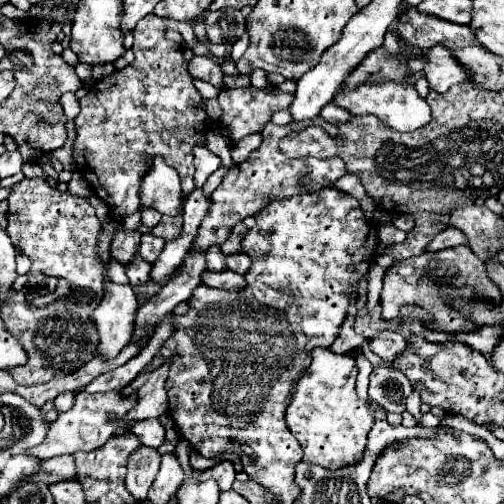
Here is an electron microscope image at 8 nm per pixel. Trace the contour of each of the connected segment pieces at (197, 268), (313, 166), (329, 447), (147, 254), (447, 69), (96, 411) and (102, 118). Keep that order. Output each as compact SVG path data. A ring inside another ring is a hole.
M187 255L181 271L175 273L165 287L145 301L135 317L135 331L131 341L139 343L141 349L149 343L149 339L155 333L155 327L161 323L161 319L171 313L179 303L187 301L197 285L201 285L201 273L205 271L205 255Z
M321 117L291 123L285 127L279 127L275 123L267 123L263 133L261 133L263 143L259 145L259 149L251 151L249 159L243 161L241 165L235 165L233 169L229 169L227 175L223 177L223 183L211 193L211 207L201 221L199 235L197 235L195 245L193 245L193 253L205 253L211 245L221 245L229 237L229 233L231 233L229 229L235 223L243 221L249 215L257 215L263 207L267 207L269 199L315 193L315 191L321 191L325 187L331 187L339 177L345 175L345 163L341 159L335 159L335 157L333 159L315 159L315 157L287 159L285 155L281 155L281 151L279 151L281 137L285 137L287 133L291 133L295 129L305 129L307 125L319 125L331 137L337 135L337 127L327 123Z
M313 349L313 361L297 383L285 421L303 449L303 461L325 469L341 469L363 459L367 433L375 423L369 403L355 393L357 365L351 355L335 355L329 349Z
M145 233L145 235L141 235L139 255L141 255L145 261L155 263L157 257L159 257L159 253L161 253L161 249L163 249L163 245L165 245L165 241L163 241L161 237L155 237L153 233Z
M441 45L425 53L423 75L429 83L429 89L435 89L437 93L445 93L451 85L469 81L465 71L457 65L457 61L453 61L453 53Z
M81 391L75 399L75 405L65 411L59 413L59 417L49 425L47 429L47 437L41 445L27 449L29 455L39 457L41 461L57 457L57 455L65 455L65 453L77 453L77 451L93 451L99 449L107 443L107 439L113 435L113 431L117 427L131 427L133 423L125 423L125 421L117 421L117 417L125 417L125 413L133 407L133 397L121 397L117 391L109 391L109 393L95 393L89 395L87 391Z
M153 13L145 17L145 21L139 21L137 29L133 31L135 61L129 67L97 81L83 97L79 97L81 111L75 117L77 139L73 145L73 159L77 163L77 171L89 181L93 193L101 197L105 205L111 209L111 223L121 223L125 217L133 215L139 209L139 183L147 169L147 157L161 155L169 163L169 167L173 167L179 173L183 183L183 195L189 195L195 189L193 147L197 143L205 143L205 135L201 131L201 121L207 119L205 99L193 85L193 79L187 71L187 61L183 59L183 49L175 47L173 41L165 39L165 29L165 23Z

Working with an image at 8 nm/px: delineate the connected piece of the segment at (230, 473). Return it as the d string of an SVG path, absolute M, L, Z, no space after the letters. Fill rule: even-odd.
M223 461L223 463L211 467L211 469L203 471L203 473L207 473L209 477L213 477L217 481L217 485L219 485L221 491L229 491L231 485L233 485L233 481L235 481L235 469L233 469L231 461Z

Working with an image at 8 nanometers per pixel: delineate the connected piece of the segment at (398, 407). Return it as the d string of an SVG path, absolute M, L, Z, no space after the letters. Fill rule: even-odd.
M377 367L373 369L369 379L369 397L375 403L379 403L389 413L405 411L405 399L413 391L413 385L403 373L399 373L397 369Z

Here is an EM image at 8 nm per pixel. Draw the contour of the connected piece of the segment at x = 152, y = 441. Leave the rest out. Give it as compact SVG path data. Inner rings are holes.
M145 419L145 421L137 421L131 427L131 433L141 441L141 445L147 447L159 447L165 441L165 429L159 423L159 419Z

